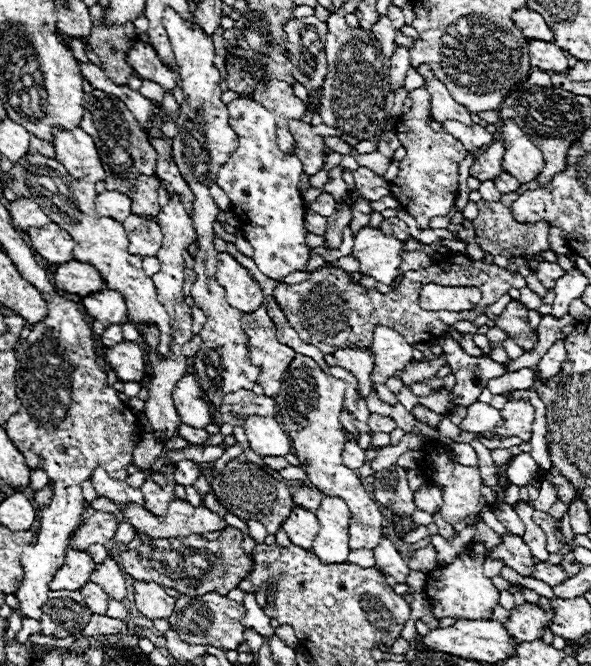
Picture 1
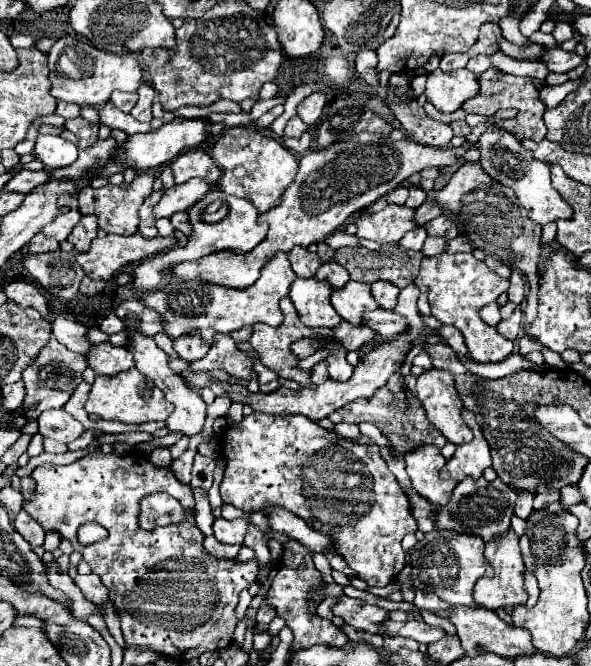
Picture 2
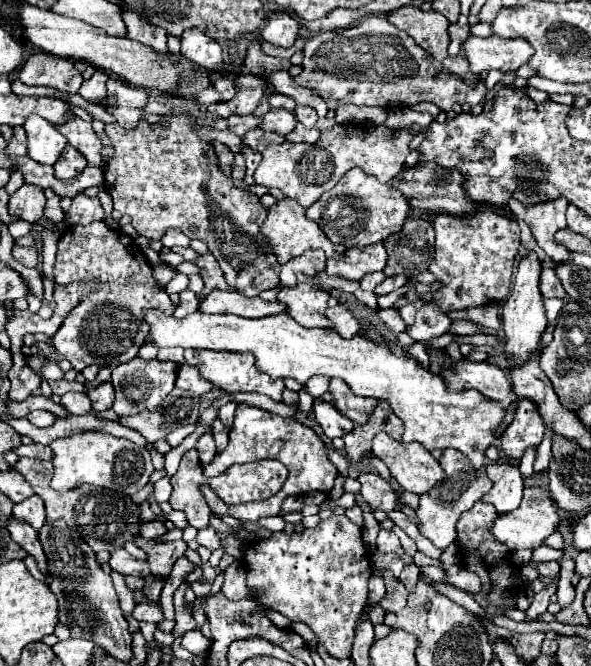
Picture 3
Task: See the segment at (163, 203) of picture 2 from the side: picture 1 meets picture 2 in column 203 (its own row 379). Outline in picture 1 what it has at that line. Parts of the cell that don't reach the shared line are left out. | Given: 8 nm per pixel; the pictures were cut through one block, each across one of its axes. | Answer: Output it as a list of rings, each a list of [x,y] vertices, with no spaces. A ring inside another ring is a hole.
[[[192,372],[184,374],[176,386],[174,386],[174,394],[172,394],[176,412],[180,414],[180,420],[192,428],[204,428],[208,424],[212,424],[212,416],[210,416],[210,406],[204,400],[202,388],[196,380],[196,376]]]

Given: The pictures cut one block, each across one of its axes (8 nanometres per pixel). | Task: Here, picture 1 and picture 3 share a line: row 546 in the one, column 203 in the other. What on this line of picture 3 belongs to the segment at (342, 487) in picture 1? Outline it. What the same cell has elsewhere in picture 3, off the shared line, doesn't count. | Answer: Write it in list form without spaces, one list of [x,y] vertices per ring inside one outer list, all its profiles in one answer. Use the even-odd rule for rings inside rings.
[[[198,350],[202,358],[200,374],[210,378],[214,386],[236,394],[236,392],[258,392],[266,394],[276,402],[282,402],[284,380],[272,380],[268,374],[262,374],[256,368],[256,358],[250,352],[244,354],[226,354],[212,350]]]

